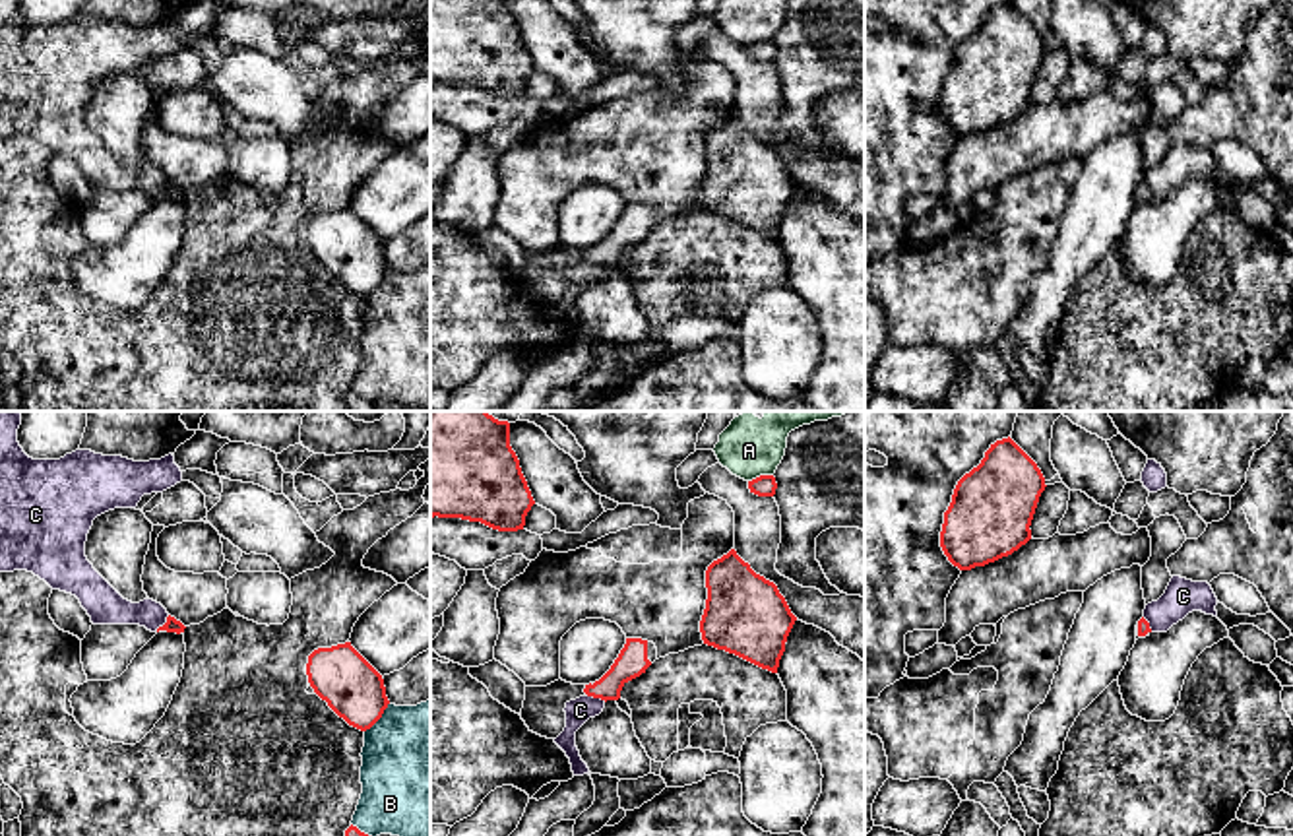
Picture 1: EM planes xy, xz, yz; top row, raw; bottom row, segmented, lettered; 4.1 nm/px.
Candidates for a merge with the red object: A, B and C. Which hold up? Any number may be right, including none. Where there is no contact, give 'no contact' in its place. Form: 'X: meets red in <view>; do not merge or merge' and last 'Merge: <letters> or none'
A: meets red in xz; do not merge
B: meets red in xy; do not merge
C: meets red in xz; do not merge
Merge: none

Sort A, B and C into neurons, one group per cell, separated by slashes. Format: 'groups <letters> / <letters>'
groups A / B / C

